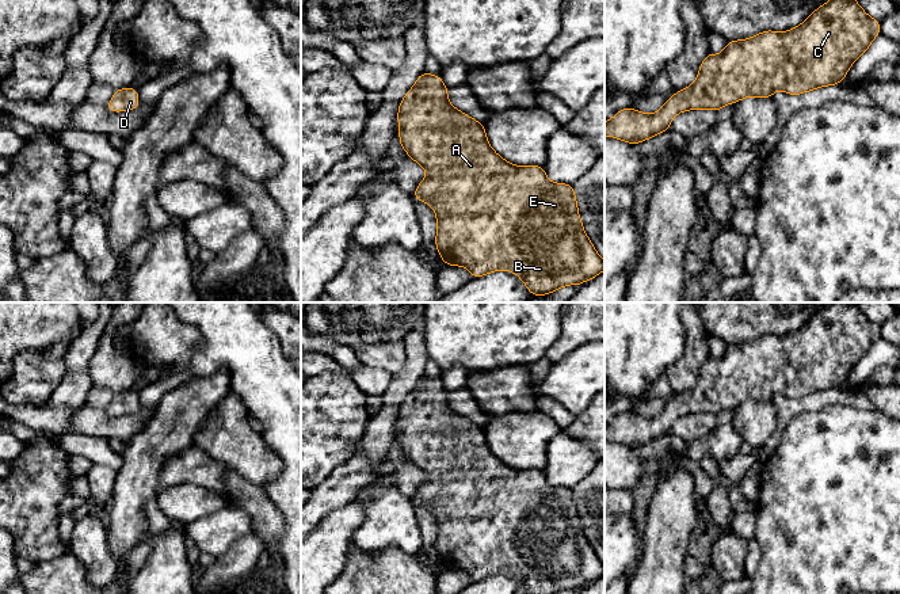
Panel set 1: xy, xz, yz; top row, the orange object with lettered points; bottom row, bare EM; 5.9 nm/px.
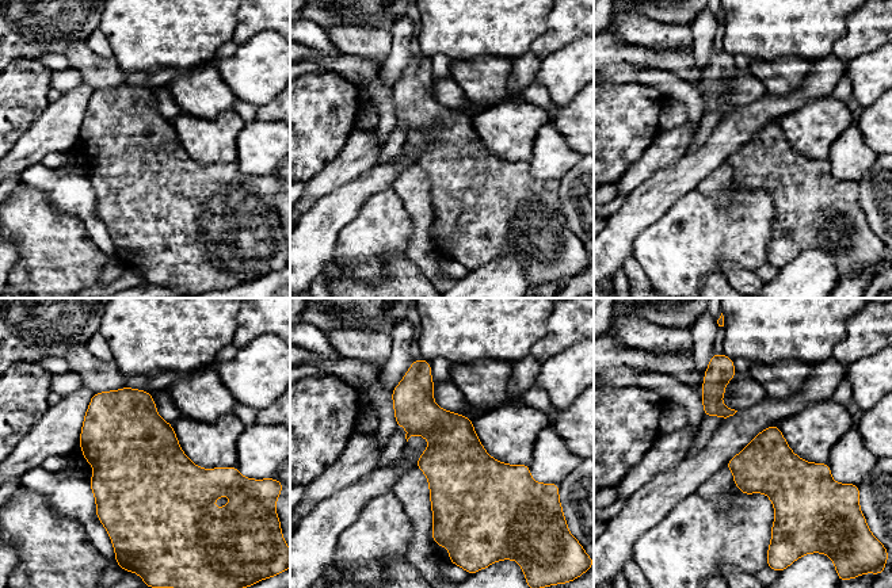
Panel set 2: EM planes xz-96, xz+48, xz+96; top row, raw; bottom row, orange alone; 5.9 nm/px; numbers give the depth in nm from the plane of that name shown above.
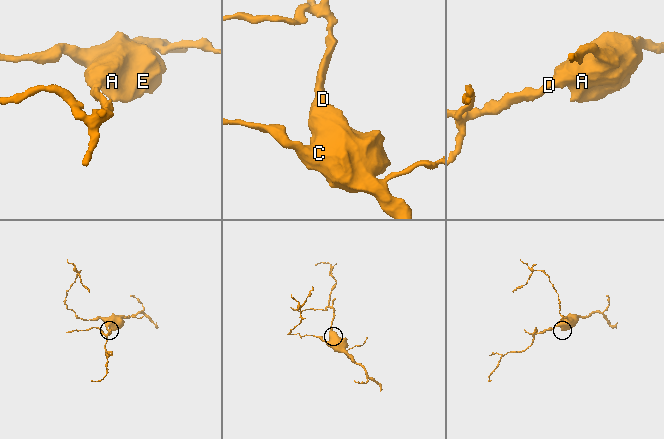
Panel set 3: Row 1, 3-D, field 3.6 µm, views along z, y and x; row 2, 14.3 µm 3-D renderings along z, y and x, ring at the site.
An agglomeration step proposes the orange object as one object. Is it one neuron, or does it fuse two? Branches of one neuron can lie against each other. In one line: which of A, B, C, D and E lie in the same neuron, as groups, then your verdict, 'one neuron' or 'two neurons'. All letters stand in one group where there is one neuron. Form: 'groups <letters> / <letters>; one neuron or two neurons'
groups A B C D E; one neuron

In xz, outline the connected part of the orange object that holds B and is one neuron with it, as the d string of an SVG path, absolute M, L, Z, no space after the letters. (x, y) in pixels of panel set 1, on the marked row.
M423 72L400 102L397 119L400 145L427 171L413 198L427 202L435 210L435 245L446 264L462 266L473 278L497 270L515 273L531 296L581 285L605 270L605 260L584 232L573 186L550 182L541 165L514 165L499 156L488 142L484 123L450 104L447 87L441 76Z

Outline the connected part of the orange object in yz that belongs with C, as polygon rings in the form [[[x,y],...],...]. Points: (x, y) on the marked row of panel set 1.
[[[830,0],[798,27],[783,33],[766,30],[747,39],[728,41],[722,53],[708,53],[697,80],[668,98],[657,113],[644,114],[630,107],[622,108],[605,122],[605,136],[637,145],[668,130],[674,117],[686,110],[710,108],[717,113],[724,106],[748,96],[773,98],[777,90],[800,95],[820,87],[838,85],[850,66],[881,34],[880,23],[870,18],[857,0]]]

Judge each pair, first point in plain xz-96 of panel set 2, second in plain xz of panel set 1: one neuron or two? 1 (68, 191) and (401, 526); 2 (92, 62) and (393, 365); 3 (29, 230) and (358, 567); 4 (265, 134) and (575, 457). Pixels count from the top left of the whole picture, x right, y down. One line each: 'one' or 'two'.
1: one
2: one
3: one
4: one

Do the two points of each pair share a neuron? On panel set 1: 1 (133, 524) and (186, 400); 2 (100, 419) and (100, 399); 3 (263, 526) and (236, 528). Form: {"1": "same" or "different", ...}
{"1": "same", "2": "different", "3": "different"}

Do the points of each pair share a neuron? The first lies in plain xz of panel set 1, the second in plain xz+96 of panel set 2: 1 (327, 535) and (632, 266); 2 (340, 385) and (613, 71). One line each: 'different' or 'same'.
1: different
2: different

